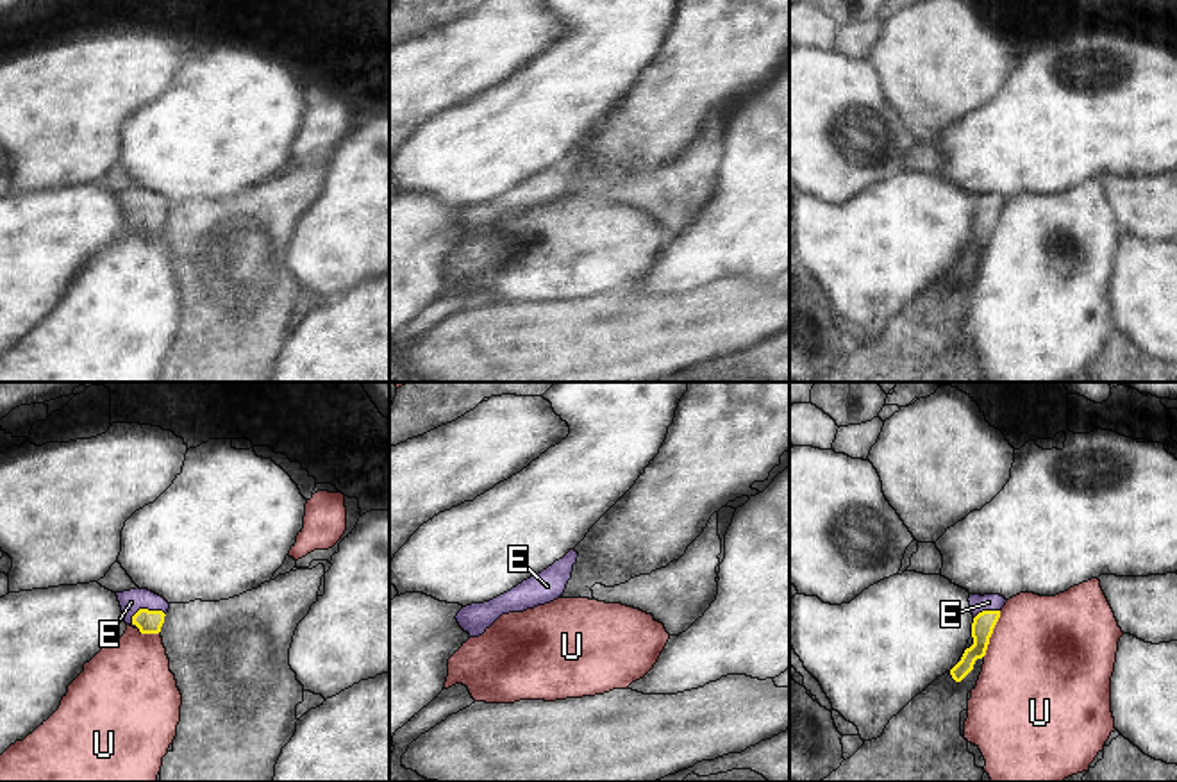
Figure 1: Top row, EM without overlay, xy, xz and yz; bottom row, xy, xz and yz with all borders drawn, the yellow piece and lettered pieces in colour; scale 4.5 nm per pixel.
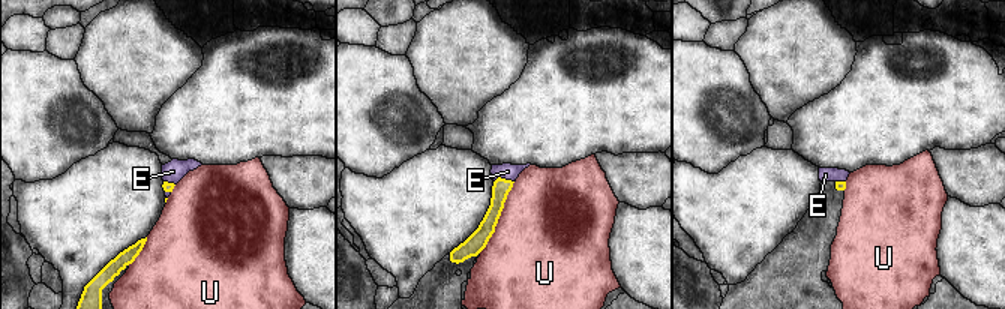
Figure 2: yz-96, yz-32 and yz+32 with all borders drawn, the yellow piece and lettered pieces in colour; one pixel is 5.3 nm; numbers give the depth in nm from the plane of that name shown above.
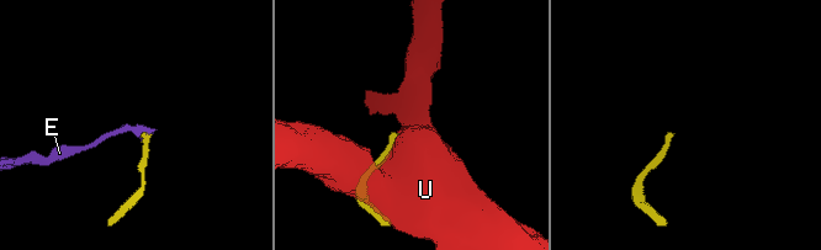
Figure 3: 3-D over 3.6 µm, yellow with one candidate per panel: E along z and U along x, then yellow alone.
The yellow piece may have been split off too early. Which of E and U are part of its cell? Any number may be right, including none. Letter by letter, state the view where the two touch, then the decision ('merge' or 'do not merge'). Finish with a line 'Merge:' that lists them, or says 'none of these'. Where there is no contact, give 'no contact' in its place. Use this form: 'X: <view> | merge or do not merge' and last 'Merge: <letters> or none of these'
E: xy | merge
U: yz | do not merge
Merge: E

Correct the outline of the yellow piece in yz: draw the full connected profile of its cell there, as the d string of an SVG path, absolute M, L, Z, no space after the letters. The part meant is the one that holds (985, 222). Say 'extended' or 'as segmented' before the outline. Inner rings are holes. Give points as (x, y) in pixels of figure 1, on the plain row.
extended | M970 195L968 202L973 214L973 245L964 250L961 261L950 270L956 282L961 282L973 270L975 261L986 255L989 237L1007 200L1000 195Z

